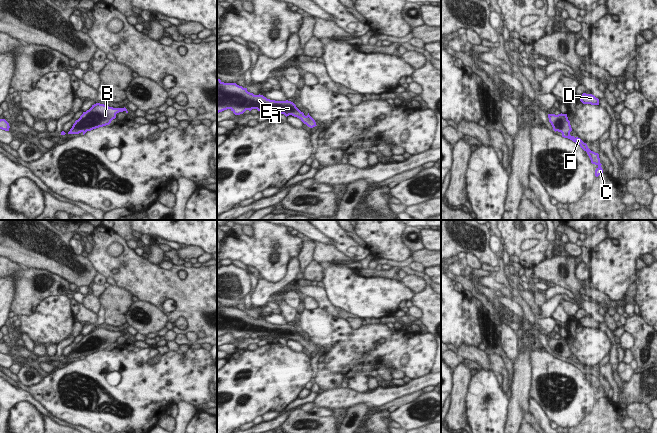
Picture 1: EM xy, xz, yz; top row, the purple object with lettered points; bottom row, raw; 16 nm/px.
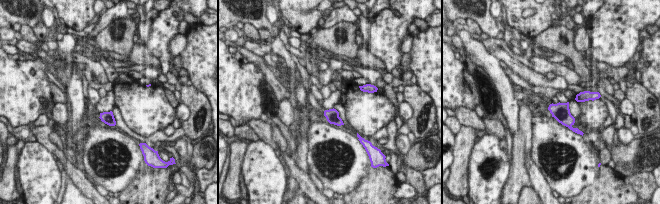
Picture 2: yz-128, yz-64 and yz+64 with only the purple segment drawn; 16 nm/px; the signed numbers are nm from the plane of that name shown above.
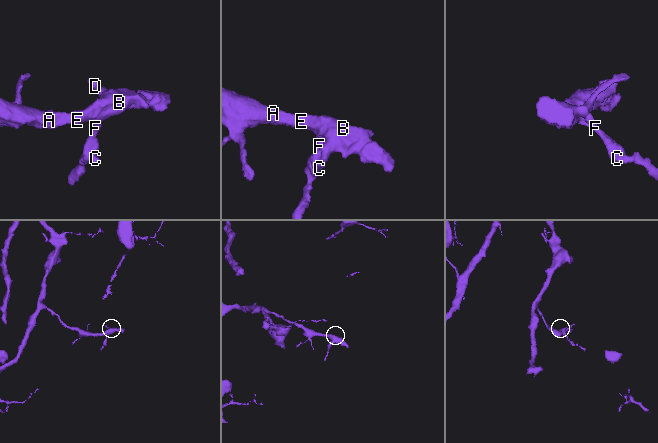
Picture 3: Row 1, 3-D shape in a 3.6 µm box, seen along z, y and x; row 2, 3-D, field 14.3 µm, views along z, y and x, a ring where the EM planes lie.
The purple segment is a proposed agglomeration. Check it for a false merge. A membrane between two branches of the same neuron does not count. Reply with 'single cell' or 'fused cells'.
fused cells

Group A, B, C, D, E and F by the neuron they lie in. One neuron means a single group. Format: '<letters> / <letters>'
A B D E / C F

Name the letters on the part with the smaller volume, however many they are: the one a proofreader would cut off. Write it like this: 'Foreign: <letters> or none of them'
Foreign: C, F

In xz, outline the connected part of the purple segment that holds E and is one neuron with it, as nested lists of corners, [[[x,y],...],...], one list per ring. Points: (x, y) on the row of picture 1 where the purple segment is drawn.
[[[217,78],[217,113],[230,109],[235,115],[243,114],[246,110],[257,109],[260,112],[274,112],[284,114],[286,117],[292,115],[299,118],[308,127],[316,125],[315,120],[301,112],[291,101],[275,101],[263,95],[254,95],[247,88],[236,83],[224,83]]]

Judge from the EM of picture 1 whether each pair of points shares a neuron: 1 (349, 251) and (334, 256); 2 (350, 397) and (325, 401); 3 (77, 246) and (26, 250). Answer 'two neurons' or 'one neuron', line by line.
1: two neurons
2: one neuron
3: two neurons

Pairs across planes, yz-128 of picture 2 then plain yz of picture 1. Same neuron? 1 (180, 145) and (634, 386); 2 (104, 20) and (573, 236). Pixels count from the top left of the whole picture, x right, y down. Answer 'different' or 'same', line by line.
1: different
2: different

